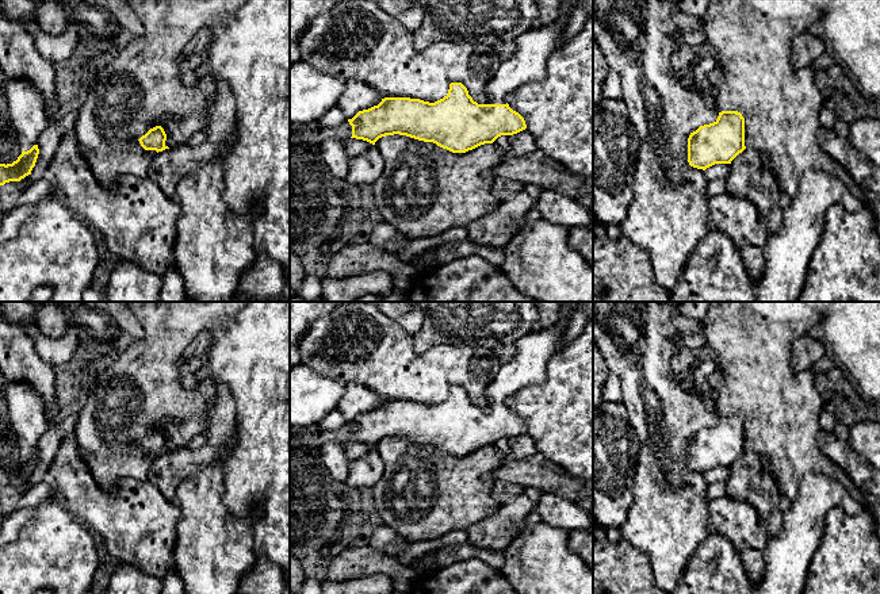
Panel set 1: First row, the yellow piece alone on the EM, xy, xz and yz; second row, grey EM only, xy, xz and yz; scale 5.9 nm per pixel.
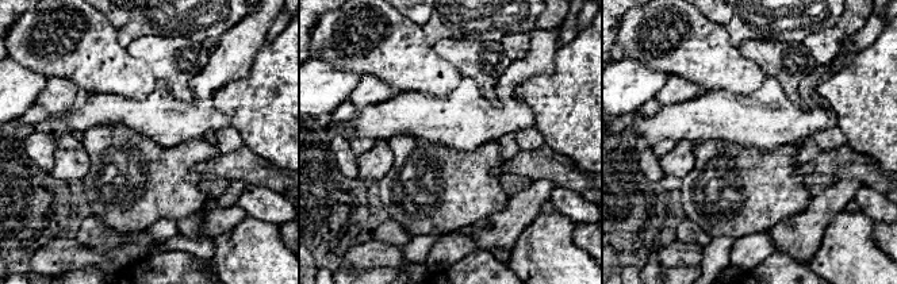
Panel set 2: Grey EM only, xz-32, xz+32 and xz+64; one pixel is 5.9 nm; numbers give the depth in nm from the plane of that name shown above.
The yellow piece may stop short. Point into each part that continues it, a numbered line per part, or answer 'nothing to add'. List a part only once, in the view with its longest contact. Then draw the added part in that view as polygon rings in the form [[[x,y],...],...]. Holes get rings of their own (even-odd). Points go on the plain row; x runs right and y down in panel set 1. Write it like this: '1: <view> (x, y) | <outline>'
1: xz (528, 367) | [[[560,302],[559,317],[551,326],[517,340],[516,356],[485,388],[487,407],[506,407],[508,398],[520,388],[544,382],[547,364],[556,353],[558,341],[575,310],[577,302]]]

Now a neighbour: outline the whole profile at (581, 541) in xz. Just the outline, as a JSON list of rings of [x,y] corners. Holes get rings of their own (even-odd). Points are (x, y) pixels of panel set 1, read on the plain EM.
[[[589,511],[589,520],[590,525],[588,529],[569,533],[569,547],[593,571],[593,511]]]

